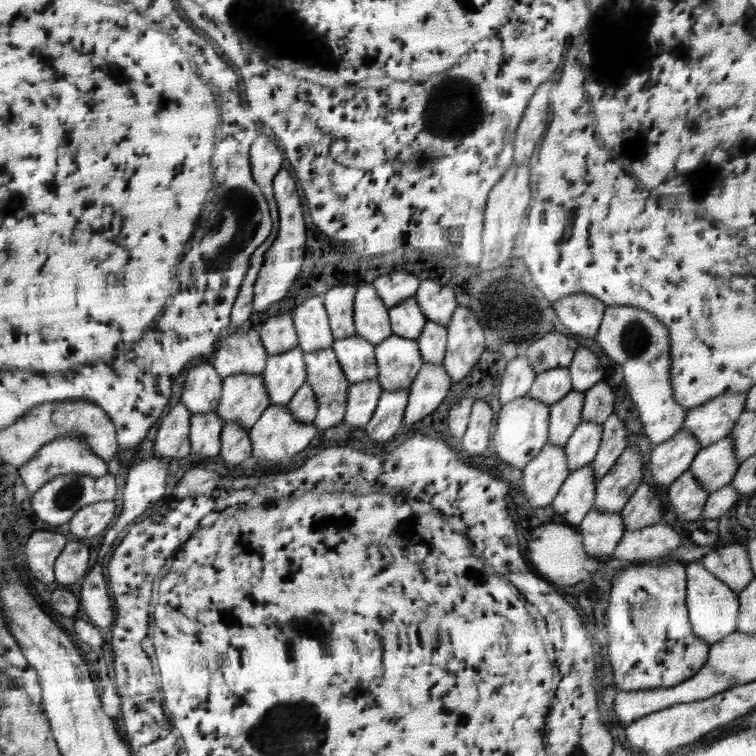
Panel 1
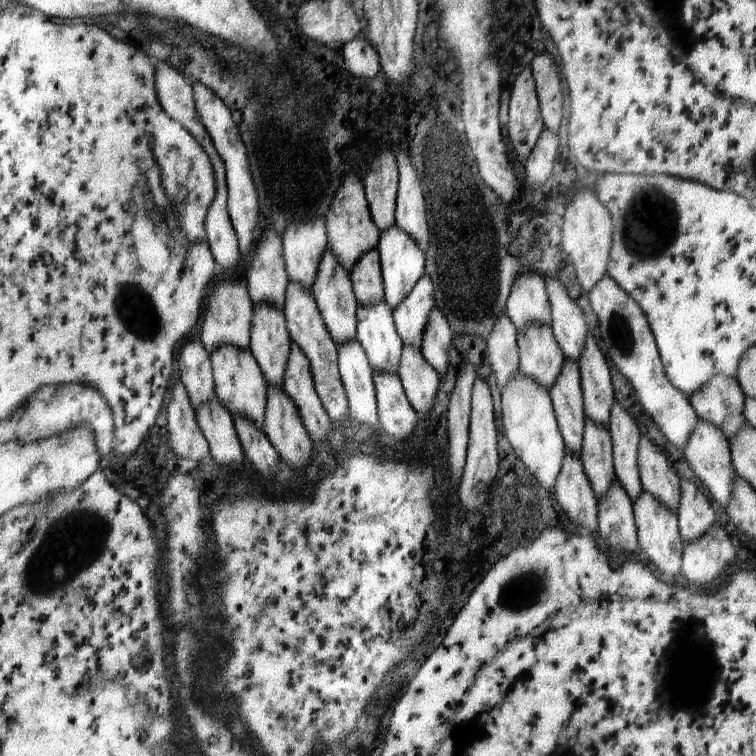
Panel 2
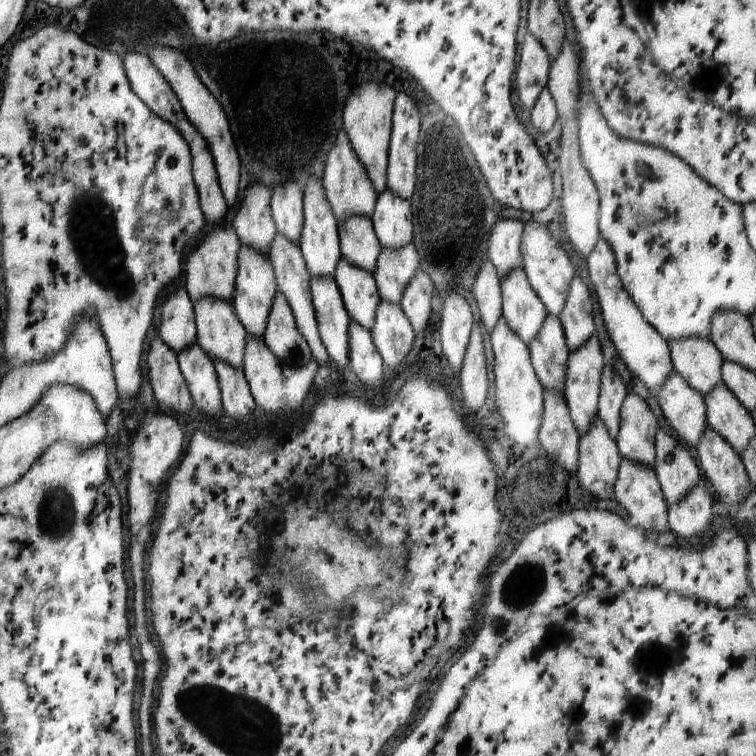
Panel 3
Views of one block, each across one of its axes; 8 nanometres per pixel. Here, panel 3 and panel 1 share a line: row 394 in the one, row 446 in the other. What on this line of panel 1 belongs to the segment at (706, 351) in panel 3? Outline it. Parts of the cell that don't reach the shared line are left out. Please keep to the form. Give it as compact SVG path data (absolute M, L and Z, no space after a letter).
M747 392L726 393L687 410L682 429L686 429L702 447L728 437L744 412L746 395Z

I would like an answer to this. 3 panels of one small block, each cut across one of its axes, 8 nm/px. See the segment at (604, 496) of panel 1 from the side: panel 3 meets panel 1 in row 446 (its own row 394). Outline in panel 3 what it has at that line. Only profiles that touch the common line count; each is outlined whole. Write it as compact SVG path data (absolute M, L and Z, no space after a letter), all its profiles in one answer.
M628 392L620 409L619 429L614 440L622 458L653 468L657 418L645 400Z

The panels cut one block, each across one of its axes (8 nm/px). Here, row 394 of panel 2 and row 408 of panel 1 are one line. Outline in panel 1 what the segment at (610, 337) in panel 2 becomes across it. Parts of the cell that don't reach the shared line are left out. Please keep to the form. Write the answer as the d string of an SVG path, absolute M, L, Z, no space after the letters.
M610 305L605 307L596 342L602 348L602 352L615 360L624 372L623 381L634 401L647 439L656 446L672 438L683 428L687 410L674 398L675 392L670 380L668 329L656 316L641 308Z

